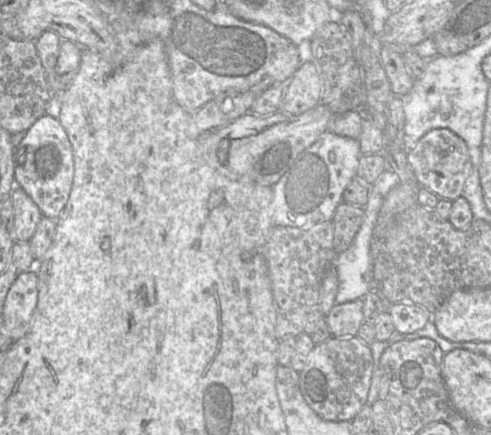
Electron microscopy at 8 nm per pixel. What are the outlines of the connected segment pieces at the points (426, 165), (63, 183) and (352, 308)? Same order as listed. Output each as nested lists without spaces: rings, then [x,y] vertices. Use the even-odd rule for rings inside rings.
[[[434,128],[428,131],[407,153],[407,160],[420,186],[432,191],[440,199],[451,201],[461,196],[472,166],[465,141],[448,128]]]
[[[45,114],[27,130],[14,151],[15,185],[21,187],[39,207],[44,217],[57,220],[63,211],[73,183],[73,150],[59,119]]]
[[[363,299],[335,304],[326,315],[332,337],[342,340],[357,336],[361,324],[364,323],[363,307]]]

